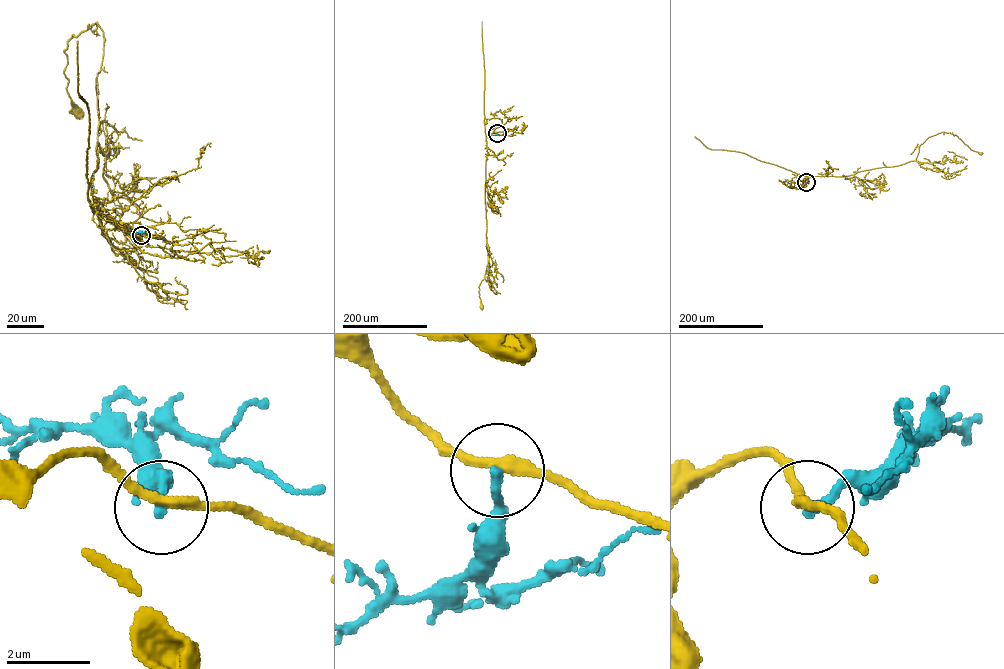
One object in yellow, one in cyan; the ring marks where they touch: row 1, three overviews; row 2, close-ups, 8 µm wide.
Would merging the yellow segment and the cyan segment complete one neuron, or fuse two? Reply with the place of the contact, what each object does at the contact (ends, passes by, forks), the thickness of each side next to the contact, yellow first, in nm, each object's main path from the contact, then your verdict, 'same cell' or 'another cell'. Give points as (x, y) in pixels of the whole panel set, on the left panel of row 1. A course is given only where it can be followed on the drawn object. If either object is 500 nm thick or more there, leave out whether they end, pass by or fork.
(141, 235) | yellow passes by | cyan ends | 280/240 nm | yellow via (141, 236), (93, 211), (96, 80), (104, 39), (96, 22), (73, 35), (64, 50), (68, 94), (80, 114) | cyan via (141, 236), (127, 231) | another cell

